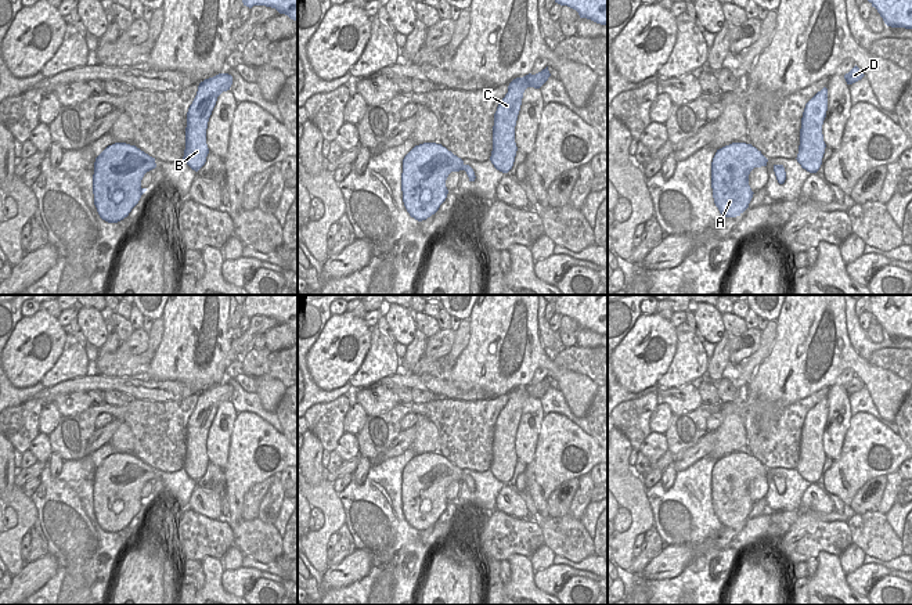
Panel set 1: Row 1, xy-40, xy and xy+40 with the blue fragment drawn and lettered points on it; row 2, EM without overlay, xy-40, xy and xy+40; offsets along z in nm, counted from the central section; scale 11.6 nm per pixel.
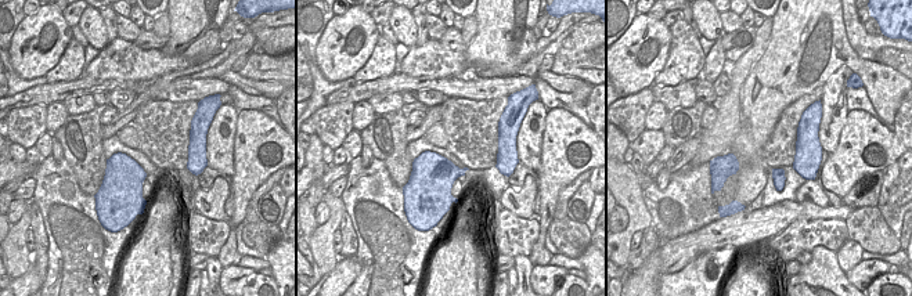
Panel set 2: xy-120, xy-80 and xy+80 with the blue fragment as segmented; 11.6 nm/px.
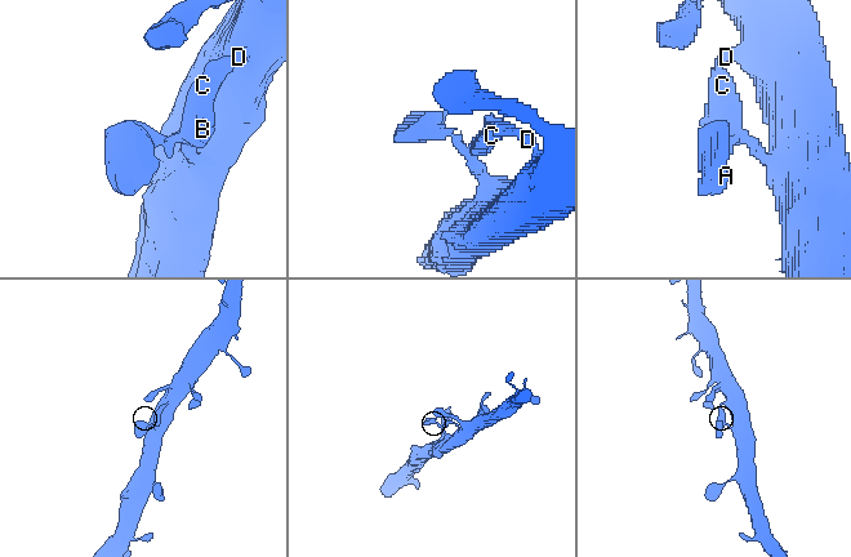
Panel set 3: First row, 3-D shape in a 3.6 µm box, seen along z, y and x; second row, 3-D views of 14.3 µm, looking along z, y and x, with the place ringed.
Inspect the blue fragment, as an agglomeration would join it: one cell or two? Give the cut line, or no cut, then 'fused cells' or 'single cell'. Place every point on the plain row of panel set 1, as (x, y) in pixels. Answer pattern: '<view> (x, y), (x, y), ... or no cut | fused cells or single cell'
no cut | single cell

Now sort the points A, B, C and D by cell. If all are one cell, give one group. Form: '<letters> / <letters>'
A B C D

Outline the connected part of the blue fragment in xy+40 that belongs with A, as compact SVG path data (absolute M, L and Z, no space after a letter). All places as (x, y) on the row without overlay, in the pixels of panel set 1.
M732 453L717 460L711 472L714 514L724 527L740 526L753 508L749 485L768 469L751 454Z

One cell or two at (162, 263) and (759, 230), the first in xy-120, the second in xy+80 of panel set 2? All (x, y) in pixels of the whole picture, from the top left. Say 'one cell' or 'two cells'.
two cells

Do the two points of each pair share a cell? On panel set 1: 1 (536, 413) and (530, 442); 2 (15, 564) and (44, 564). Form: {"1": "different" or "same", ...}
{"1": "same", "2": "different"}

